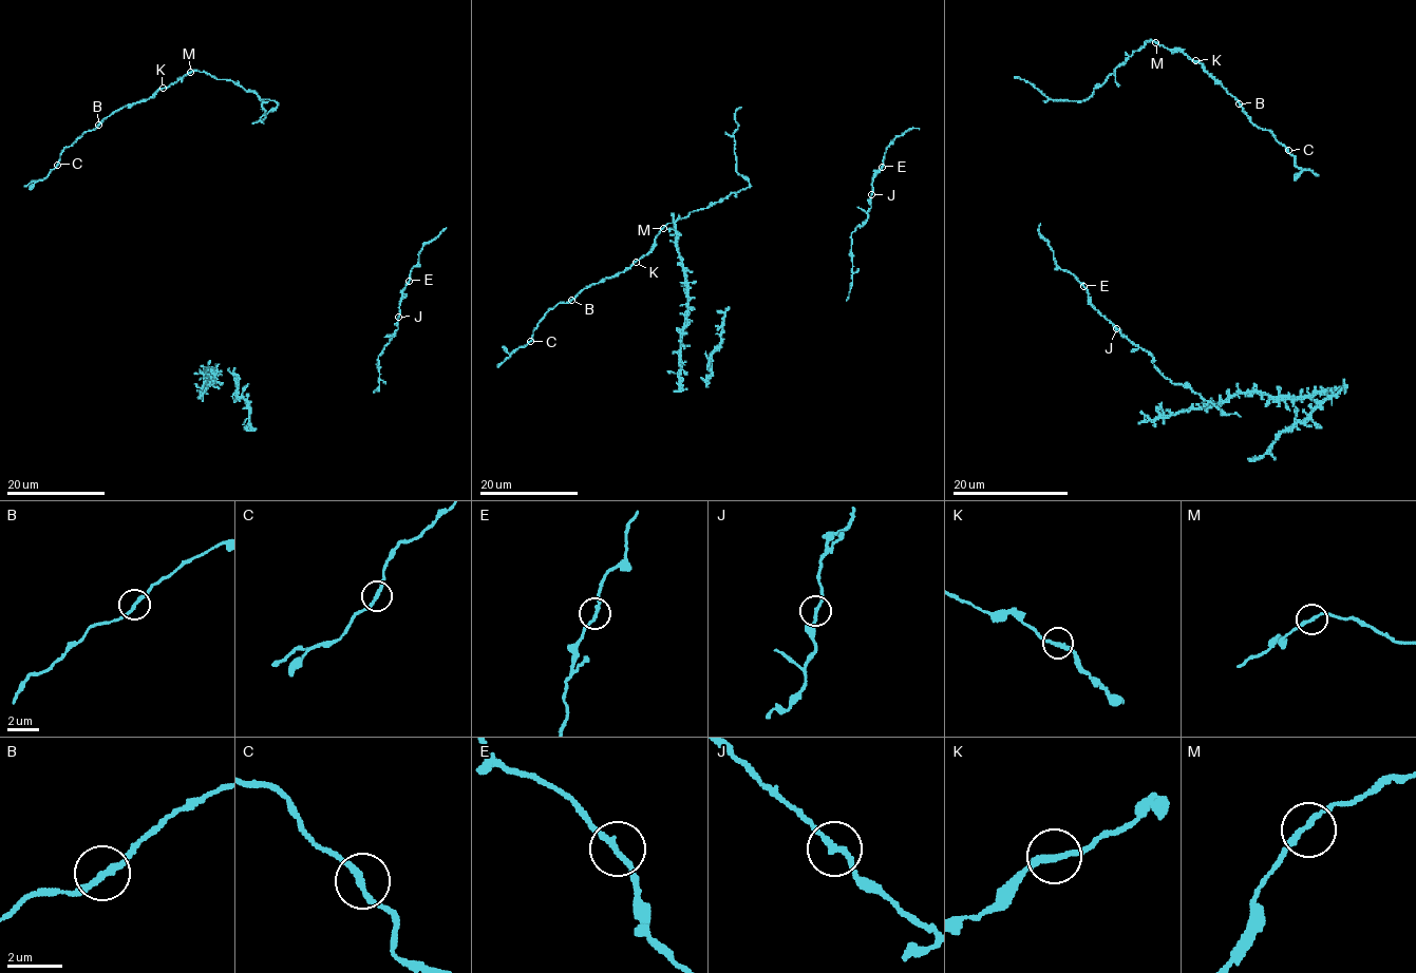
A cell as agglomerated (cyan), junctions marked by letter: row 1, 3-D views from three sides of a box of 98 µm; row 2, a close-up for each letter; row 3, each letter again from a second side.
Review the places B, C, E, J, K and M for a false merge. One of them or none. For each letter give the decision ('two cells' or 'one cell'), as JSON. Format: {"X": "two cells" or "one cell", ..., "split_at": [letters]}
{"B": "one cell", "C": "one cell", "E": "two cells", "J": "one cell", "K": "one cell", "M": "one cell", "split_at": ["E"]}

